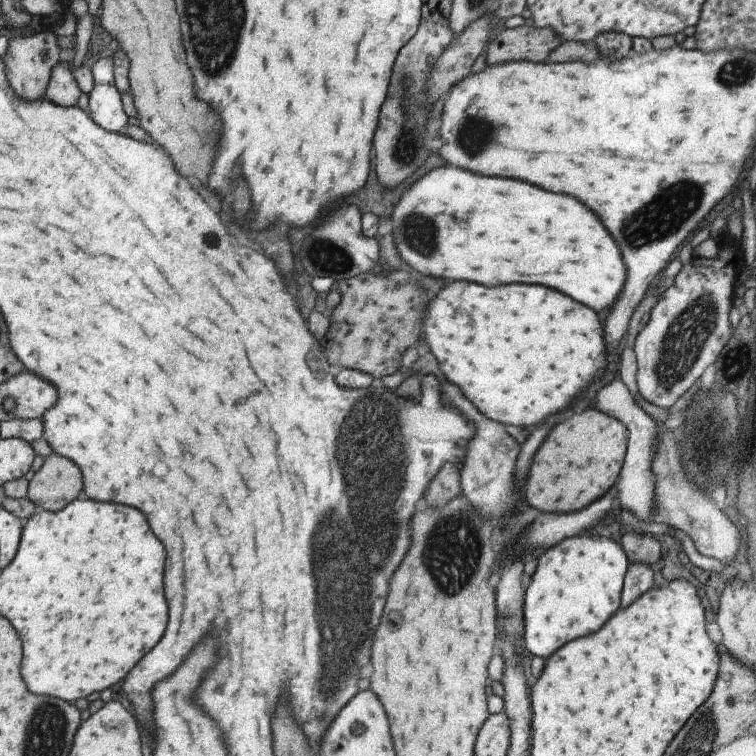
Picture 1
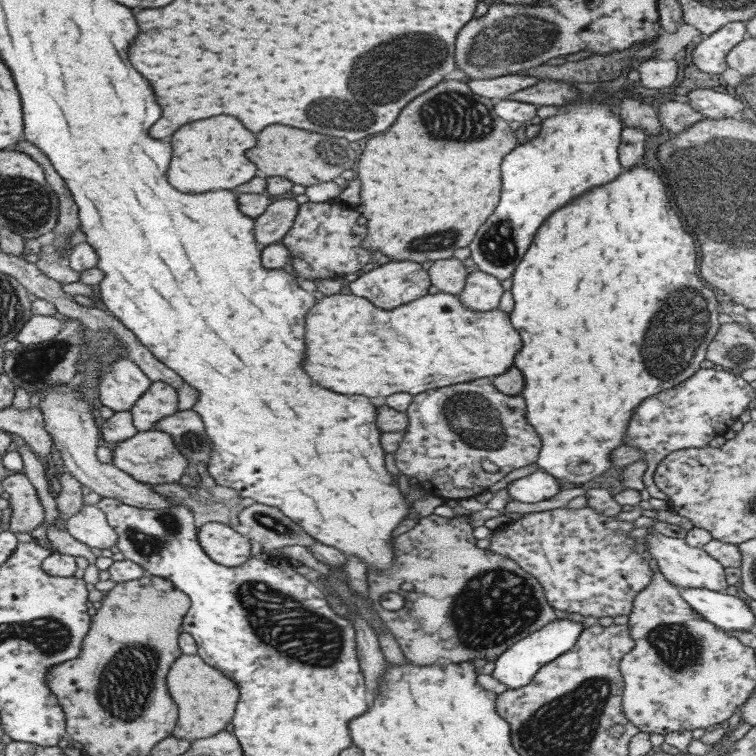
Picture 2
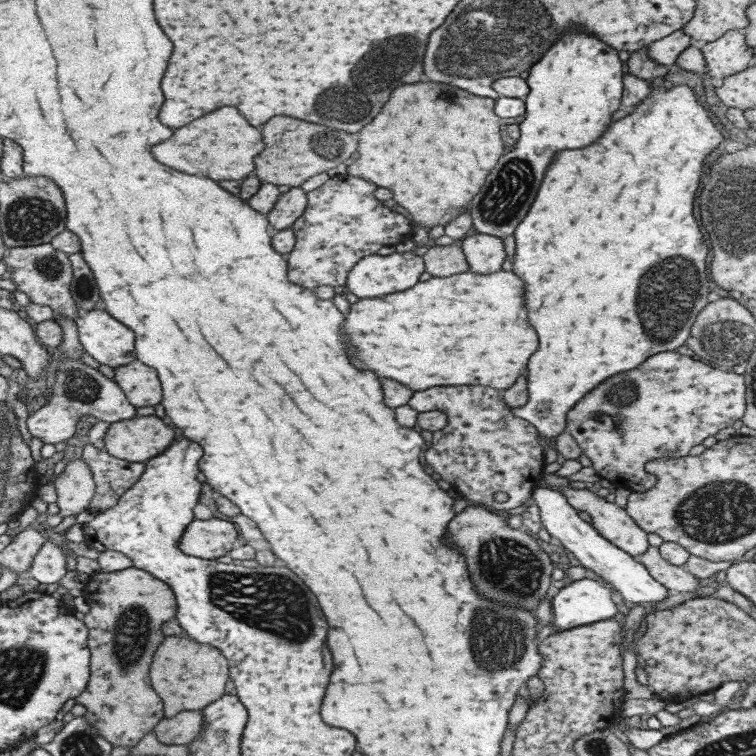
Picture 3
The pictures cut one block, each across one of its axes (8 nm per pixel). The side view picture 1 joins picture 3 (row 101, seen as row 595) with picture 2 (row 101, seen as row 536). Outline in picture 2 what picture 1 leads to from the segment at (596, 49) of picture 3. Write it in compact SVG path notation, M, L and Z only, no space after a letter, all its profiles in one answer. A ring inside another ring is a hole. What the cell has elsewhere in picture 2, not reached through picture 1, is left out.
M604 89L588 98L578 98L558 108L558 114L541 122L541 130L526 146L514 148L502 160L502 194L497 207L468 246L474 268L500 280L510 278L532 245L540 224L560 206L586 190L606 184L620 174L618 146L623 122L616 113L616 102L605 103Z

